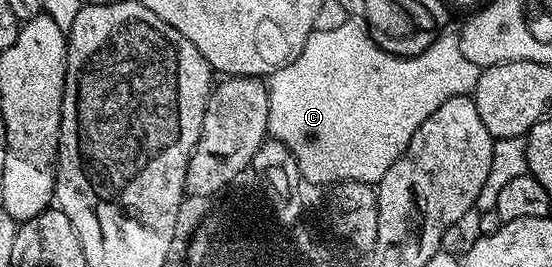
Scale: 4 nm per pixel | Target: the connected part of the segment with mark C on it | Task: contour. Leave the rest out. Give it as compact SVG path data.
M350 17L341 27L322 29L321 31L312 30L306 45L302 45L302 53L298 53L298 57L291 59L282 69L267 76L268 133L271 138L287 145L290 153L297 159L298 169L305 184L325 183L325 185L331 185L346 181L362 181L376 185L386 173L386 169L390 169L390 165L394 165L394 161L398 161L398 157L404 152L406 145L410 145L410 137L414 137L418 125L422 125L422 121L426 121L430 117L430 113L434 113L434 109L438 109L438 105L446 105L446 101L450 101L450 97L473 94L474 85L478 81L481 70L478 65L474 65L474 61L467 59L466 53L462 53L460 32L455 26L448 27L445 31L441 30L437 34L436 40L430 45L430 49L426 49L421 55L405 57L391 55L389 51L381 49L370 37L368 26L364 24L364 20L359 17Z

